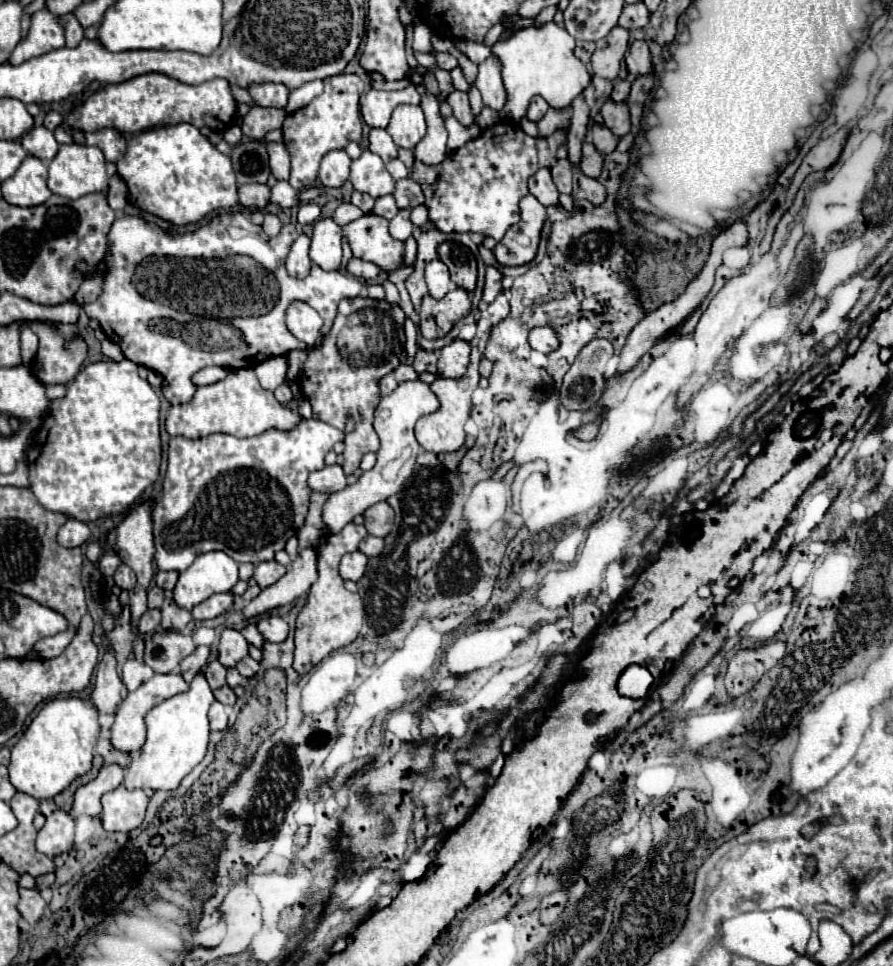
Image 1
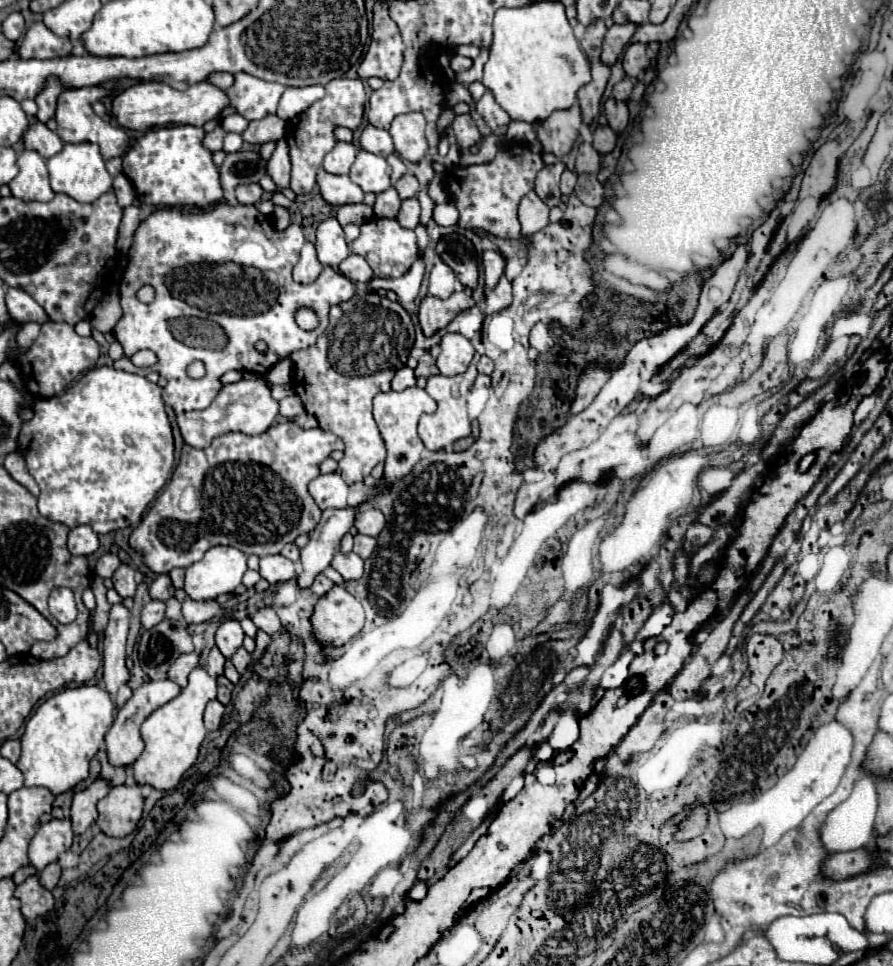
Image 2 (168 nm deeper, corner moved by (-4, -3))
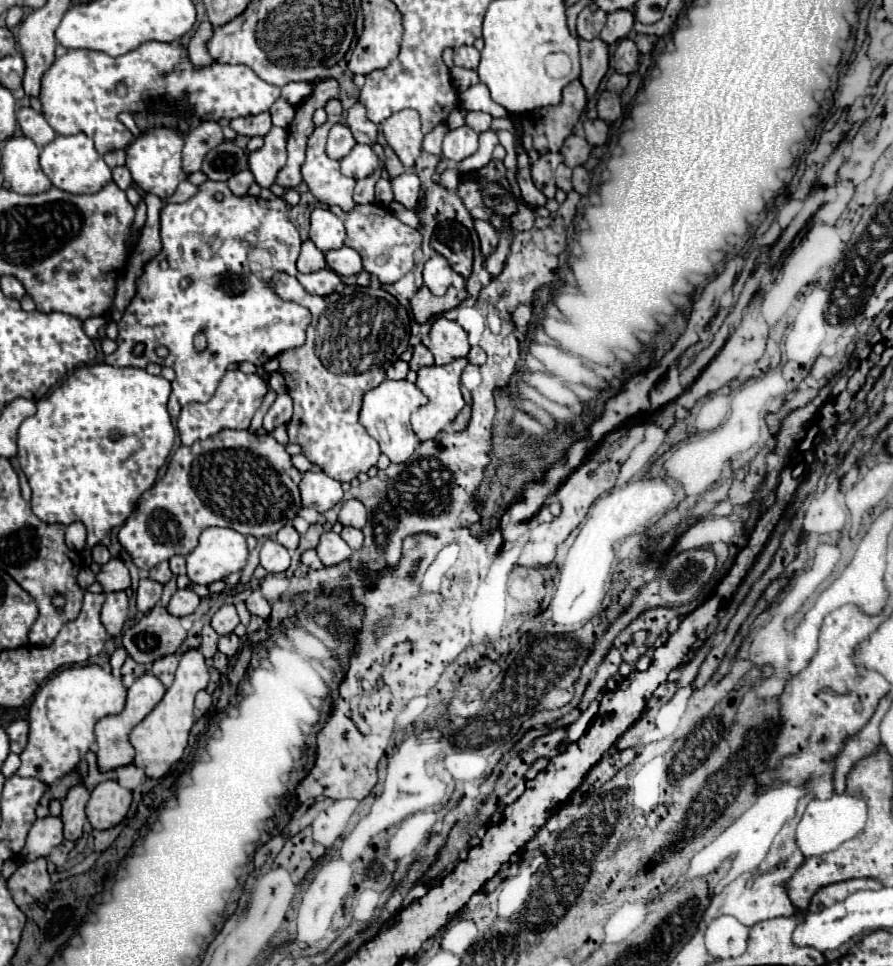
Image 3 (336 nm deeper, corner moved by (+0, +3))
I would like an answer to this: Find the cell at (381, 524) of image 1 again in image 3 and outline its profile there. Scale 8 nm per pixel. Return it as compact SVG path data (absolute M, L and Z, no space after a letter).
M357 499L345 501L343 507L341 507L341 511L339 511L339 521L343 525L351 525L355 529L363 529L367 519L369 519L367 507L361 501L357 501Z

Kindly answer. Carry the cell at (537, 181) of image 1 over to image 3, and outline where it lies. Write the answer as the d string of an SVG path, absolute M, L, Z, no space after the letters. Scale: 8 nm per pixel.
M545 153L541 155L533 165L531 165L531 175L533 175L533 181L537 185L537 189L547 197L547 199L553 199L555 197L555 169L557 165L563 163L563 157L561 153Z

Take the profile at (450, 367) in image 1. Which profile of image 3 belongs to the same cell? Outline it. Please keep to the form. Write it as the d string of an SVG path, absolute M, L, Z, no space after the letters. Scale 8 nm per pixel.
M437 317L431 327L431 353L435 357L435 365L447 365L459 357L467 357L469 341L463 327L445 317Z

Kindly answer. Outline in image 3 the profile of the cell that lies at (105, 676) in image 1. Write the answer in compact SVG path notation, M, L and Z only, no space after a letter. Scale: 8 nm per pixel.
M117 591L117 593L109 593L105 597L103 609L101 609L101 623L105 625L107 633L111 637L119 637L123 623L128 618L129 598L125 595L125 591Z

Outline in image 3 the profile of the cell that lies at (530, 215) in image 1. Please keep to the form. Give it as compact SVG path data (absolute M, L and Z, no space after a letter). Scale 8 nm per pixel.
M521 153L521 155L517 157L517 161L519 161L519 165L517 165L517 167L519 167L519 171L517 171L517 183L519 183L519 189L521 189L523 201L527 203L529 209L545 207L545 203L547 203L545 195L543 195L543 193L533 185L533 181L531 181L531 173L529 173L531 161L529 161L527 153Z

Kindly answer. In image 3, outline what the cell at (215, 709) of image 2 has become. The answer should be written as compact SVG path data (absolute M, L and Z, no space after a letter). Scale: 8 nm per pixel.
M199 691L195 697L195 709L199 715L207 715L211 709L211 695L207 691Z

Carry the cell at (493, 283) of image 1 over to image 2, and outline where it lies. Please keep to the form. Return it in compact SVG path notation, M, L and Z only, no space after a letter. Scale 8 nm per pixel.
M485 251L483 265L485 265L485 283L489 289L493 289L497 285L497 279L505 271L505 259L497 251Z

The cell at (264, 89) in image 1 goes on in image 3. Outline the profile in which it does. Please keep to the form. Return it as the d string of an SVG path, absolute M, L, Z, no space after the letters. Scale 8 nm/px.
M149 41L119 57L87 49L67 51L63 57L57 57L43 75L39 101L47 123L59 135L85 133L95 141L97 153L105 155L113 149L125 149L133 141L131 131L117 119L119 111L169 111L189 97L197 117L203 121L219 121L221 117L235 119L269 111L279 95L281 89L277 85L261 81L261 77L245 65L213 63L211 67L195 71L185 49Z

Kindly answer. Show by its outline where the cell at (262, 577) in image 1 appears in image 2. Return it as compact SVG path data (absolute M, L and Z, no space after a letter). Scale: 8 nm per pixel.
M265 555L261 559L259 573L271 585L281 583L281 581L289 581L289 579L295 577L295 563L289 561L287 557L283 557L283 555Z

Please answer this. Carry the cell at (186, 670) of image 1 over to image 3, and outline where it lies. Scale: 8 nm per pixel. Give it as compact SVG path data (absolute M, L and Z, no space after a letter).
M167 655L167 657L163 657L163 659L159 659L159 661L153 663L151 673L155 677L159 677L165 687L171 687L173 677L175 677L175 671L177 671L177 665L179 665L177 655Z

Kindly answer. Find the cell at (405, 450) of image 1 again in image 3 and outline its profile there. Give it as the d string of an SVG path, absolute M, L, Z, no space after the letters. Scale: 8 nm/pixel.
M385 379L379 387L367 391L367 395L363 397L359 421L367 429L367 433L379 443L381 453L385 453L391 463L405 463L413 455L415 447L419 445L419 439L411 429L409 417L417 407L425 403L427 397L421 393L421 389L417 389L415 383L391 381L391 379Z

